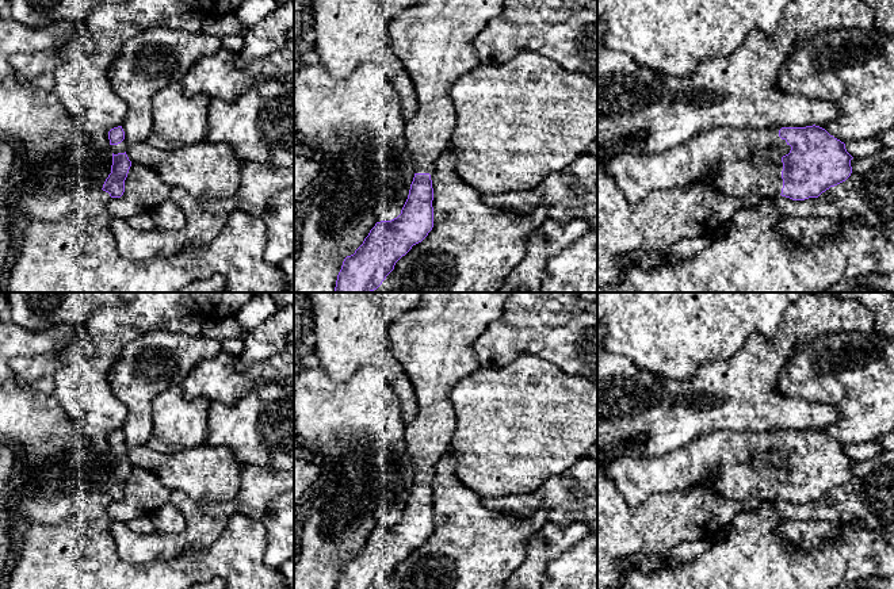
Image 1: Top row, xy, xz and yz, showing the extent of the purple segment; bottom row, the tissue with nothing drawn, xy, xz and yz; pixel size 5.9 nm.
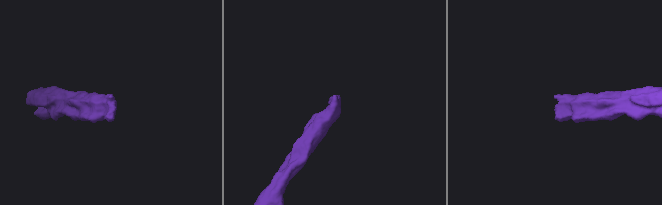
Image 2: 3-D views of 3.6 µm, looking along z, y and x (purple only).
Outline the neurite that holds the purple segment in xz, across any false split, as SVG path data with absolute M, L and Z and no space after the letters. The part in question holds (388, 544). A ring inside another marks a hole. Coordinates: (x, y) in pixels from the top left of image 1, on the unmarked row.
M423 292L420 305L398 315L391 325L393 351L414 387L419 413L405 427L405 460L414 475L401 517L391 524L377 525L354 558L347 559L336 589L381 589L396 566L413 548L421 546L433 531L433 492L431 475L447 454L455 429L451 395L454 387L481 366L474 344L484 329L503 311L509 292Z

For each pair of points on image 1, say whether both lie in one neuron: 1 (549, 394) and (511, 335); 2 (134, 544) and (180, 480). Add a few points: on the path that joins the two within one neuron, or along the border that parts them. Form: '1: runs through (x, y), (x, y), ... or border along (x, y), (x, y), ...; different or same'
1: border along (554, 362), (523, 354), (493, 366); different
2: border along (172, 490), (180, 490), (195, 501), (202, 503); different

